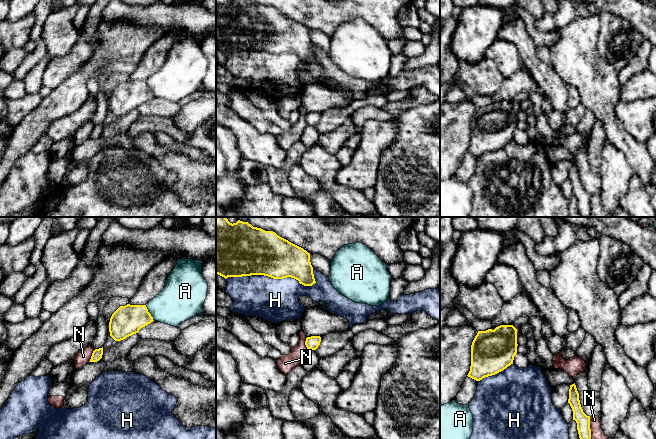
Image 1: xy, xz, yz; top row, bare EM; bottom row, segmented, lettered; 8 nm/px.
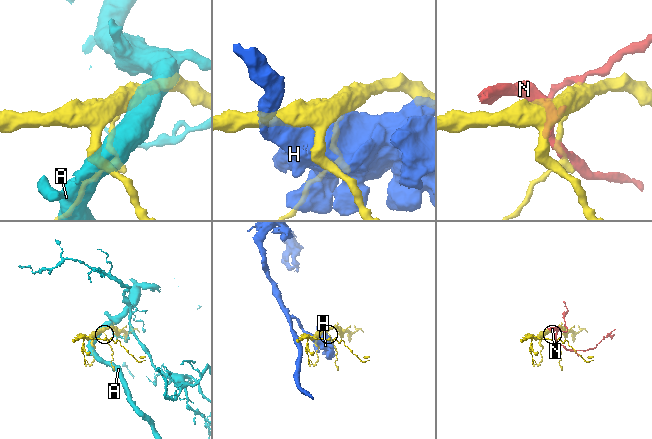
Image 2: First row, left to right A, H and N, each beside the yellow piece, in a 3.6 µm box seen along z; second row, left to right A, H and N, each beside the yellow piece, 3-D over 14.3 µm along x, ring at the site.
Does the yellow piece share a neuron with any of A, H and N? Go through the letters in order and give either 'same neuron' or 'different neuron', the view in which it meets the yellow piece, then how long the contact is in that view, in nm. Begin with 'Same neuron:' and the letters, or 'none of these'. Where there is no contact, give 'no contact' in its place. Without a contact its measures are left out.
Same neuron: none of these
A: different neuron | xy | 150 nm
H: different neuron | xz | 750 nm
N: different neuron | xy | 110 nm

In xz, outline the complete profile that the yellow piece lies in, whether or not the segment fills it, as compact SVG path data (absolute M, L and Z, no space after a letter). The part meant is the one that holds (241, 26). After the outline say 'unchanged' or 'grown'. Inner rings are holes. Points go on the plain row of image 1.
M216 0L216 50L224 53L264 51L273 55L294 54L304 62L316 59L310 29L303 24L251 0Z | unchanged

